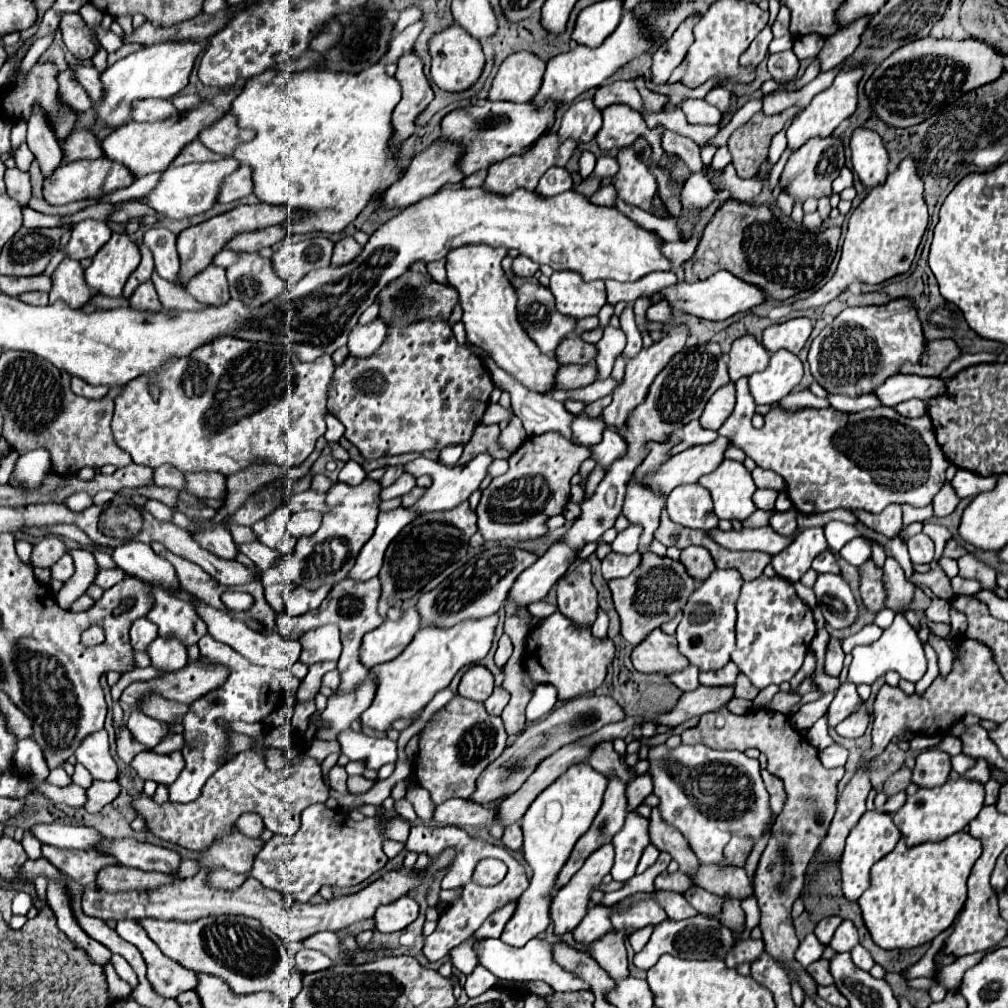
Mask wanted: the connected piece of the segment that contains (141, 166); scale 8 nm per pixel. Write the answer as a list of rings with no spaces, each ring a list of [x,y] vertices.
[[[234,87],[226,93],[222,91],[210,99],[204,99],[200,103],[200,107],[190,109],[186,113],[172,115],[172,117],[158,121],[158,123],[130,121],[130,123],[118,127],[110,137],[106,137],[102,141],[104,155],[108,159],[114,159],[114,161],[126,165],[136,177],[142,177],[142,175],[148,175],[154,171],[166,171],[166,167],[178,157],[178,153],[202,133],[202,129],[214,125],[218,119],[222,119],[222,115],[226,115],[230,111],[230,103],[234,101],[234,97],[238,93],[240,93],[240,87]]]

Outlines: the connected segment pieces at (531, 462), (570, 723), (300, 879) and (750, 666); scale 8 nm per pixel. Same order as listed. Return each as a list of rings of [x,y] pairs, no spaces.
[[[560,433],[528,437],[508,459],[508,471],[492,479],[478,503],[478,531],[486,541],[528,541],[548,533],[546,519],[560,515],[570,495],[570,479],[590,457],[586,447],[574,447]]]
[[[584,695],[584,697],[576,697],[570,699],[568,703],[562,703],[560,707],[556,707],[552,713],[548,713],[544,719],[540,719],[534,725],[528,725],[518,739],[506,747],[502,751],[502,755],[492,761],[482,775],[476,781],[476,791],[470,795],[470,801],[478,803],[478,805],[486,805],[486,803],[494,803],[494,801],[502,801],[508,795],[516,793],[518,787],[522,787],[522,783],[532,775],[532,771],[552,753],[556,753],[560,747],[574,743],[598,729],[602,729],[608,723],[620,721],[622,717],[626,717],[622,713],[622,709],[618,707],[618,703],[610,697],[596,697],[596,695]]]
[[[318,803],[304,811],[302,827],[294,837],[272,835],[272,839],[264,843],[250,875],[264,887],[282,893],[290,903],[310,903],[322,885],[352,887],[380,871],[388,861],[382,843],[386,839],[406,841],[408,831],[410,823],[400,817],[390,821],[378,821],[374,817],[354,821],[346,811],[328,809]]]
[[[766,577],[744,583],[736,601],[736,649],[732,661],[738,665],[756,689],[764,689],[770,683],[780,685],[790,681],[802,667],[802,661],[810,649],[810,641],[816,635],[814,617],[808,605],[804,605],[792,583],[782,577]]]

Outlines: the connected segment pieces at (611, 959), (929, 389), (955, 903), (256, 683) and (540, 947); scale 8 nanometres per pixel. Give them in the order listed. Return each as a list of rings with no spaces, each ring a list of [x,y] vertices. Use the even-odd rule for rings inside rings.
[[[622,929],[622,931],[608,931],[600,939],[596,939],[588,955],[614,979],[626,979],[628,977],[628,959],[626,959],[626,945],[624,941],[634,933],[636,929]]]
[[[892,375],[882,385],[878,385],[872,393],[878,397],[880,405],[896,407],[908,399],[922,399],[930,401],[934,395],[942,393],[946,381],[936,377],[920,377],[920,375]]]
[[[960,831],[940,843],[904,847],[904,841],[870,871],[870,887],[858,899],[864,925],[882,949],[914,949],[946,931],[966,901],[970,867],[982,853],[982,843]]]
[[[204,635],[200,641],[200,655],[206,663],[220,663],[224,667],[230,667],[230,677],[228,681],[218,689],[206,695],[206,699],[198,699],[192,703],[190,713],[184,715],[182,725],[184,725],[184,739],[188,745],[184,747],[184,759],[186,767],[182,775],[168,787],[168,801],[170,803],[190,803],[200,797],[200,791],[206,783],[206,779],[220,767],[220,755],[222,747],[226,745],[226,729],[218,725],[218,721],[243,721],[246,723],[258,723],[266,715],[270,715],[280,703],[282,703],[282,693],[274,693],[272,681],[274,673],[250,663],[248,659],[242,659],[232,647],[226,647],[224,643],[212,639],[212,635]]]
[[[536,937],[522,949],[506,947],[498,939],[486,939],[486,943],[478,943],[478,955],[480,955],[480,965],[484,965],[488,971],[492,971],[498,979],[504,979],[504,981],[518,981],[518,983],[544,981],[554,991],[590,991],[590,985],[584,979],[580,979],[576,973],[564,971],[554,961],[552,943],[546,941],[546,937]]]

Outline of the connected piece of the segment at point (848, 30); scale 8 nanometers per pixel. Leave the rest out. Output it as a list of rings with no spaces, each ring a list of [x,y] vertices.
[[[864,15],[862,19],[856,19],[848,25],[844,25],[836,35],[826,39],[826,43],[818,55],[822,71],[830,71],[830,69],[838,67],[840,63],[844,63],[848,57],[852,57],[852,53],[860,45],[860,37],[862,37],[868,21],[870,21],[870,15]]]

